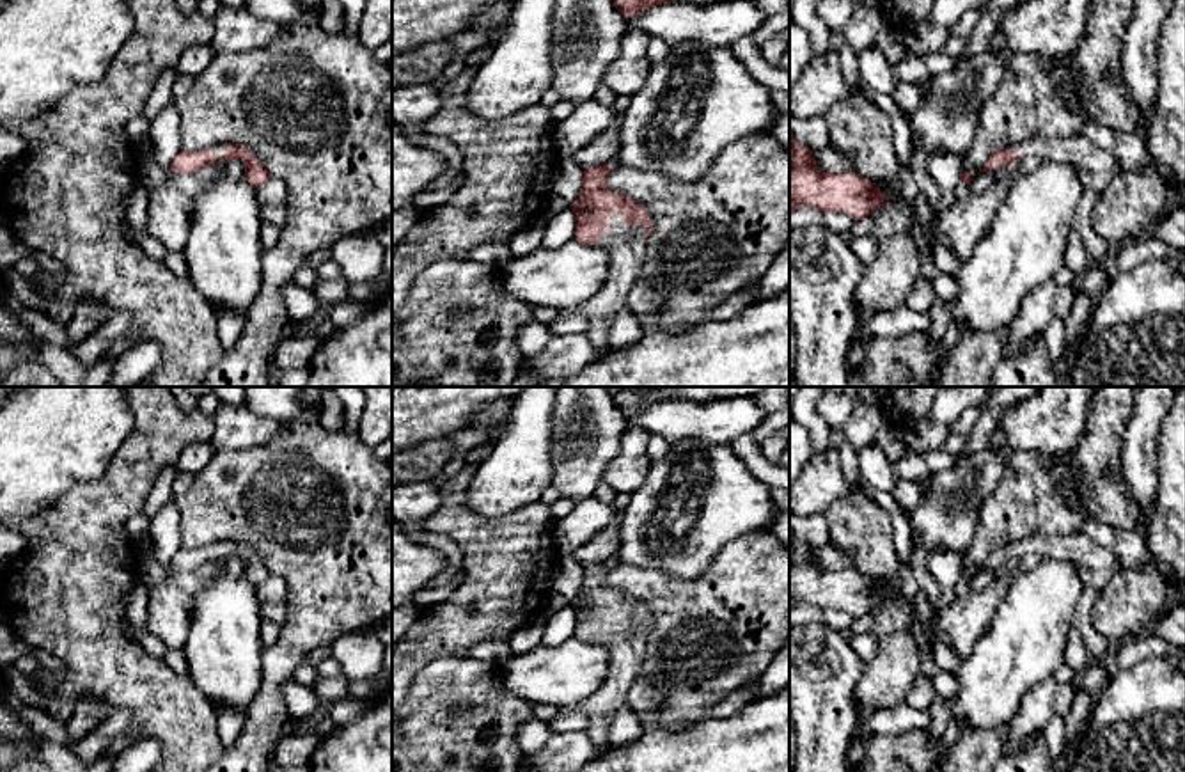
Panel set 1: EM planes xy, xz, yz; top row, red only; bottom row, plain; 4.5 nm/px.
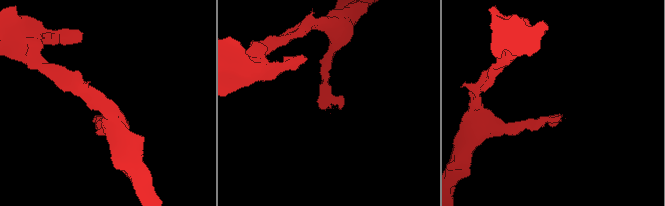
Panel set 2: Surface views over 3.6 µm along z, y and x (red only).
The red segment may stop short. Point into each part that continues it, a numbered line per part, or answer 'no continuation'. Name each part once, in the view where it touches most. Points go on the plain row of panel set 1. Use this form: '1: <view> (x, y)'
1: xz (627, 650)

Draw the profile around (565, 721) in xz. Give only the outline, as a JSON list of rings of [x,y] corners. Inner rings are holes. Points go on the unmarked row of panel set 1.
[[[562,708],[548,724],[555,733],[569,733],[569,731],[585,729],[589,724],[589,719],[580,712]]]

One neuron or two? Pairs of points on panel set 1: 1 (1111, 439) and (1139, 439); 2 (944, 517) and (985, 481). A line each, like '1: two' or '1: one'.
1: two
2: one

